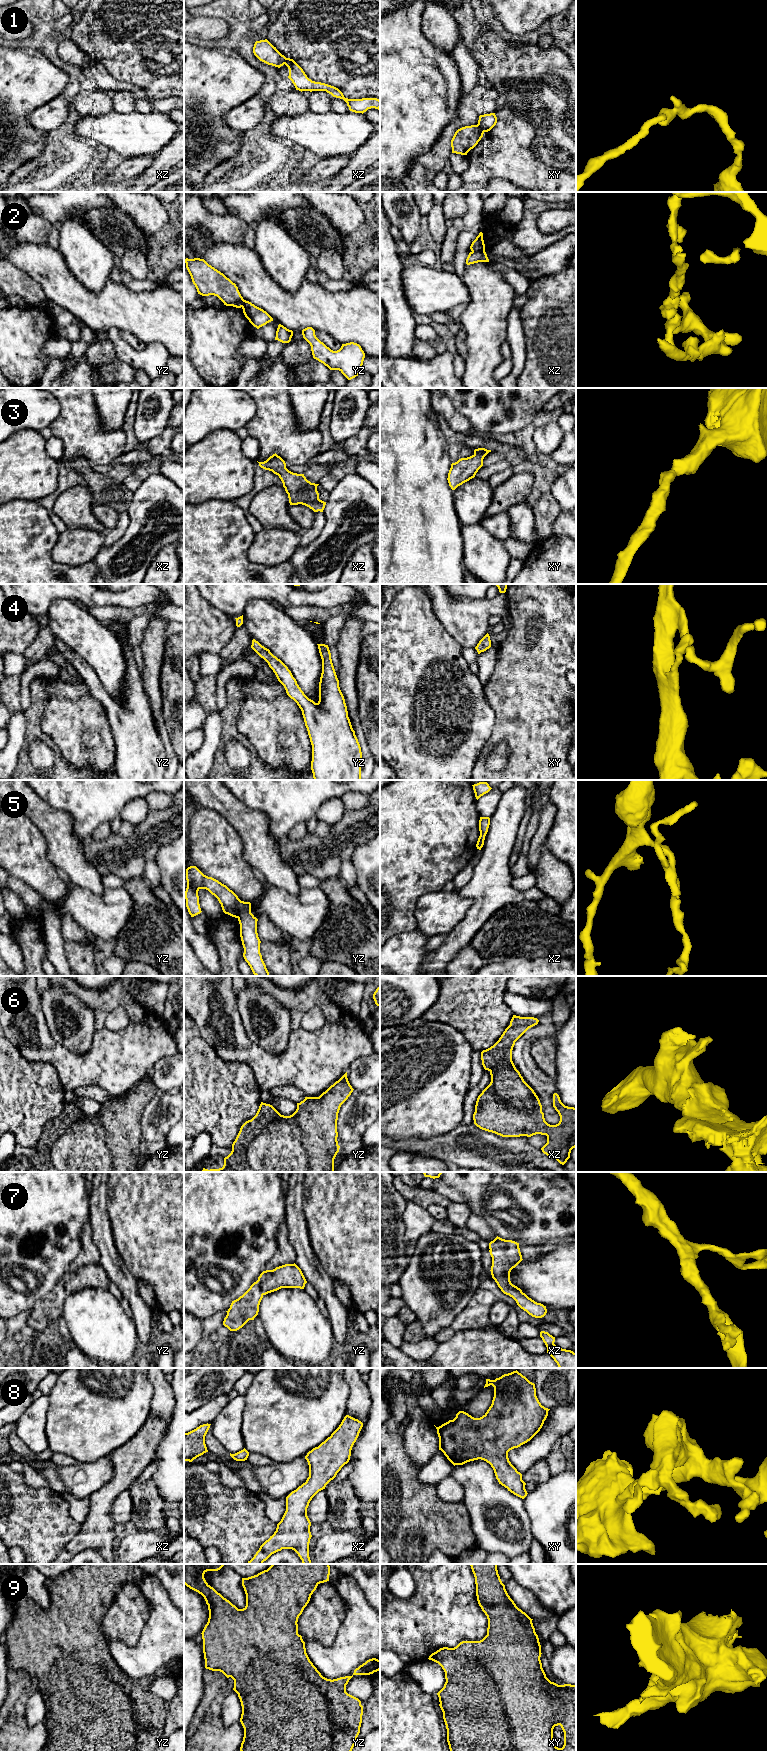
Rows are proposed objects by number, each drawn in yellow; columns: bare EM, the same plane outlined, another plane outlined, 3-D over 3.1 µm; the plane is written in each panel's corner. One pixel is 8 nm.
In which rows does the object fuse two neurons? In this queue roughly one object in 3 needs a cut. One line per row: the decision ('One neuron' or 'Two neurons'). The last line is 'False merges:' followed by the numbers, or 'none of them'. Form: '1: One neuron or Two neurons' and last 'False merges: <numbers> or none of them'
1: Two neurons
2: Two neurons
3: One neuron
4: One neuron
5: Two neurons
6: One neuron
7: One neuron
8: One neuron
9: One neuron
False merges: 1, 2, 5

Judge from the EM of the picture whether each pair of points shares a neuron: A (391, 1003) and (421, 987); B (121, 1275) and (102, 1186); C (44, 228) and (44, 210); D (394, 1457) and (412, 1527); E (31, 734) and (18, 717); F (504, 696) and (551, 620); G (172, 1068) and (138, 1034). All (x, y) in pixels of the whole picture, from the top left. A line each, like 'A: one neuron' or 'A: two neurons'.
A: one neuron
B: one neuron
C: two neurons
D: one neuron
E: two neurons
F: one neuron
G: two neurons

